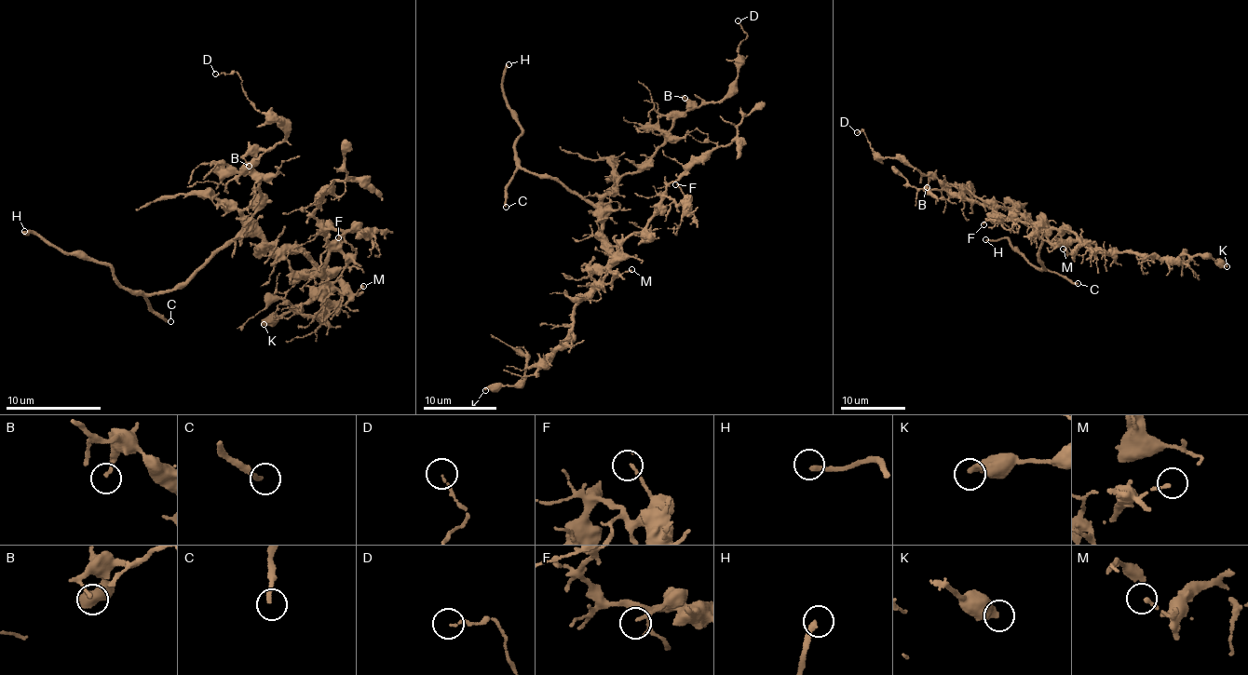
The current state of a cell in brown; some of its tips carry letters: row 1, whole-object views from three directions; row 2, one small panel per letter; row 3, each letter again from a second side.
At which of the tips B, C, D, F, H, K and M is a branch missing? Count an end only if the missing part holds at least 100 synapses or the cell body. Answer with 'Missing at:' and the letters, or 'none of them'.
Missing at: C, H

